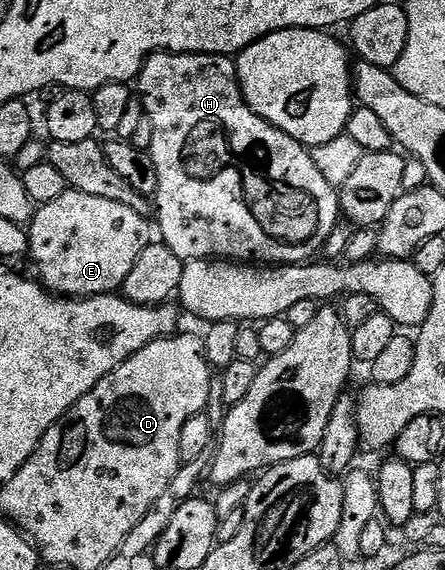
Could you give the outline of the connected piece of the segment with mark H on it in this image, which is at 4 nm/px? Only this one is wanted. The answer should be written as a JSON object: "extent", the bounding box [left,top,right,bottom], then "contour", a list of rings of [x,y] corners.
{"extent":[139,52,339,266],"contour":[[[154,52],[141,68],[139,77],[139,99],[145,108],[146,117],[155,126],[155,134],[151,138],[151,146],[147,149],[150,158],[155,162],[155,174],[159,174],[159,186],[155,197],[155,216],[161,227],[160,239],[176,254],[180,260],[211,260],[224,258],[234,262],[256,262],[261,266],[280,266],[282,264],[304,264],[312,261],[322,251],[328,235],[339,223],[339,192],[333,188],[323,174],[319,174],[319,166],[315,166],[313,153],[295,138],[291,138],[283,130],[268,124],[262,116],[255,114],[245,101],[241,92],[241,84],[237,81],[237,66],[230,57],[208,56],[202,52]]]}

